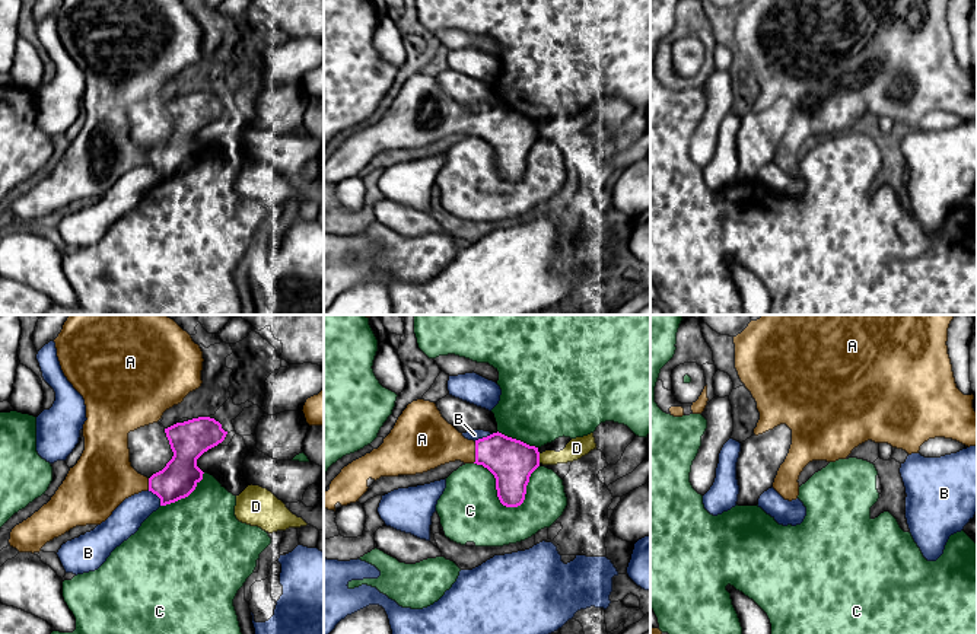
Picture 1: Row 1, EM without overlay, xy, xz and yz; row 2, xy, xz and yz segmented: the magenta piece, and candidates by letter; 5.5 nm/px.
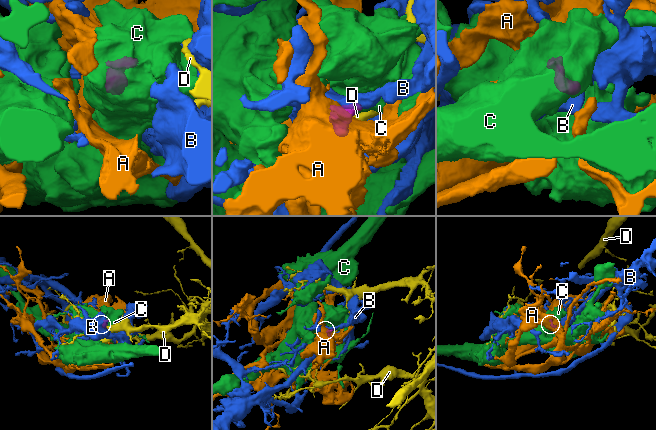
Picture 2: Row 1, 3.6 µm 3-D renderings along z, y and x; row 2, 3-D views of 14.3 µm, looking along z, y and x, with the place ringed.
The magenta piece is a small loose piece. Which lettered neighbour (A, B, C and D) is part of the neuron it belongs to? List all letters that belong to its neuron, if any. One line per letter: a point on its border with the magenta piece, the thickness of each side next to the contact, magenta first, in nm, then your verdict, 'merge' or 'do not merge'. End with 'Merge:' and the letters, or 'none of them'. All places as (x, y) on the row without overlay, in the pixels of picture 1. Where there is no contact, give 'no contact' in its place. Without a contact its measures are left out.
A: meets magenta in xz at (476, 126); 240 nm thick on the magenta side, 280 nm on the other; merge
B: meets magenta in xy at (156, 168); 200 nm thick on the magenta side, 170 nm on the other; do not merge
C: meets magenta in xz at (506, 179); 240 nm thick on the magenta side, 340 nm on the other; do not merge
D: meets magenta in xz at (538, 131); 240 nm thick on the magenta side, 110 nm on the other; do not merge
Merge: A

